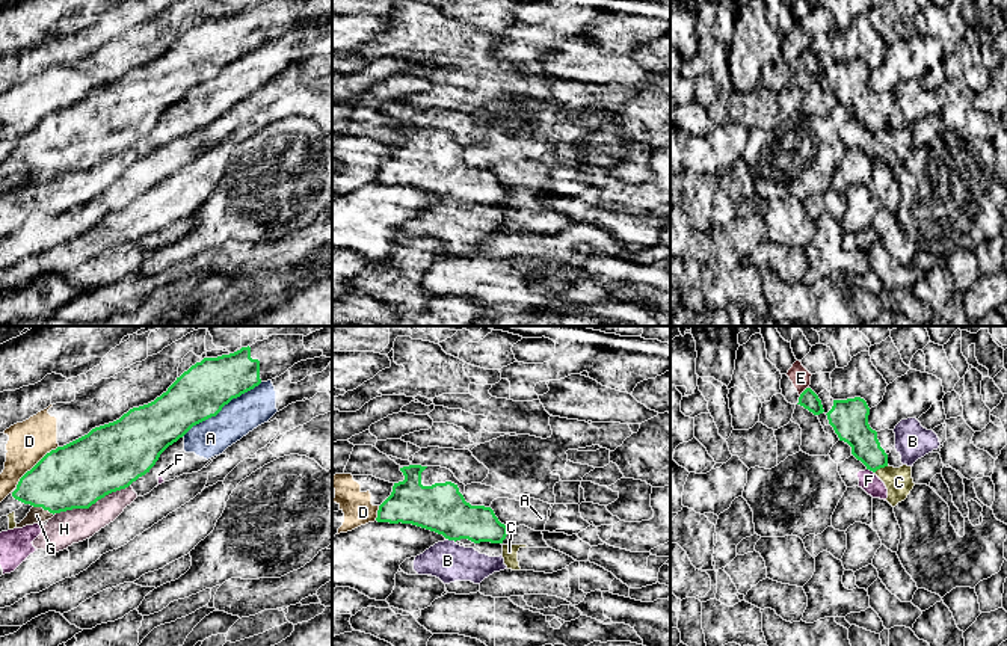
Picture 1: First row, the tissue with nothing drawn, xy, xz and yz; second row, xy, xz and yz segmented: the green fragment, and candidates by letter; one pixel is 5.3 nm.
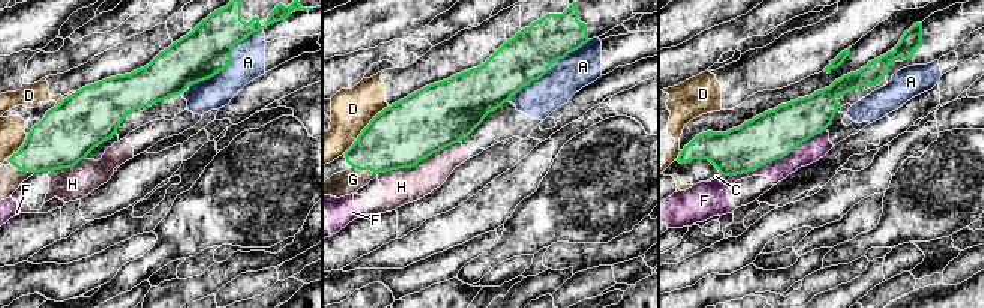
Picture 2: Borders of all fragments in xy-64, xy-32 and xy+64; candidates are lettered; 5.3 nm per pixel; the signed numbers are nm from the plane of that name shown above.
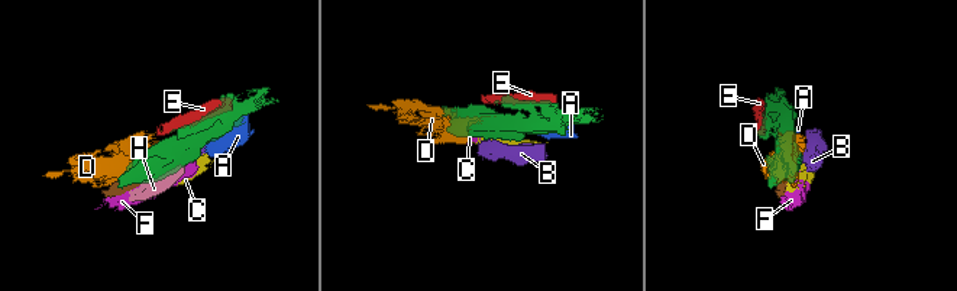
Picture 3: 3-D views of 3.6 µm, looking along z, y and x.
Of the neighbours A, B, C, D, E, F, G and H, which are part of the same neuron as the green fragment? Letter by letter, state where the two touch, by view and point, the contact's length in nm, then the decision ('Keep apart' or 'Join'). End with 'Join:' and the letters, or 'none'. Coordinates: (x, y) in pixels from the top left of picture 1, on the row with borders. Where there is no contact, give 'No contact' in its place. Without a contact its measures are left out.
A: Touches green at xy (222, 406). Shared border 500 nm. Keep apart
B: Touches green at xz (452, 539). Shared border 50 nm. Keep apart
C: Touches green at yz (880, 467). Shared border 90 nm. Keep apart
D: Touches green at xy (36, 464). Shared border 320 nm. Keep apart
E: Touches green at yz (805, 390). Shared border 70 nm. Keep apart
F: Touches green at yz (870, 470). Shared border 50 nm. Keep apart
G: Touches green at xy (44, 509). Shared border 130 nm. Join
H: Touches green at xy (92, 503). Shared border 420 nm. Keep apart
Join: G

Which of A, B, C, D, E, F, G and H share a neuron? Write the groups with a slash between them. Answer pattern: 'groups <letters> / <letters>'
groups A C F H / B / D / E / G

